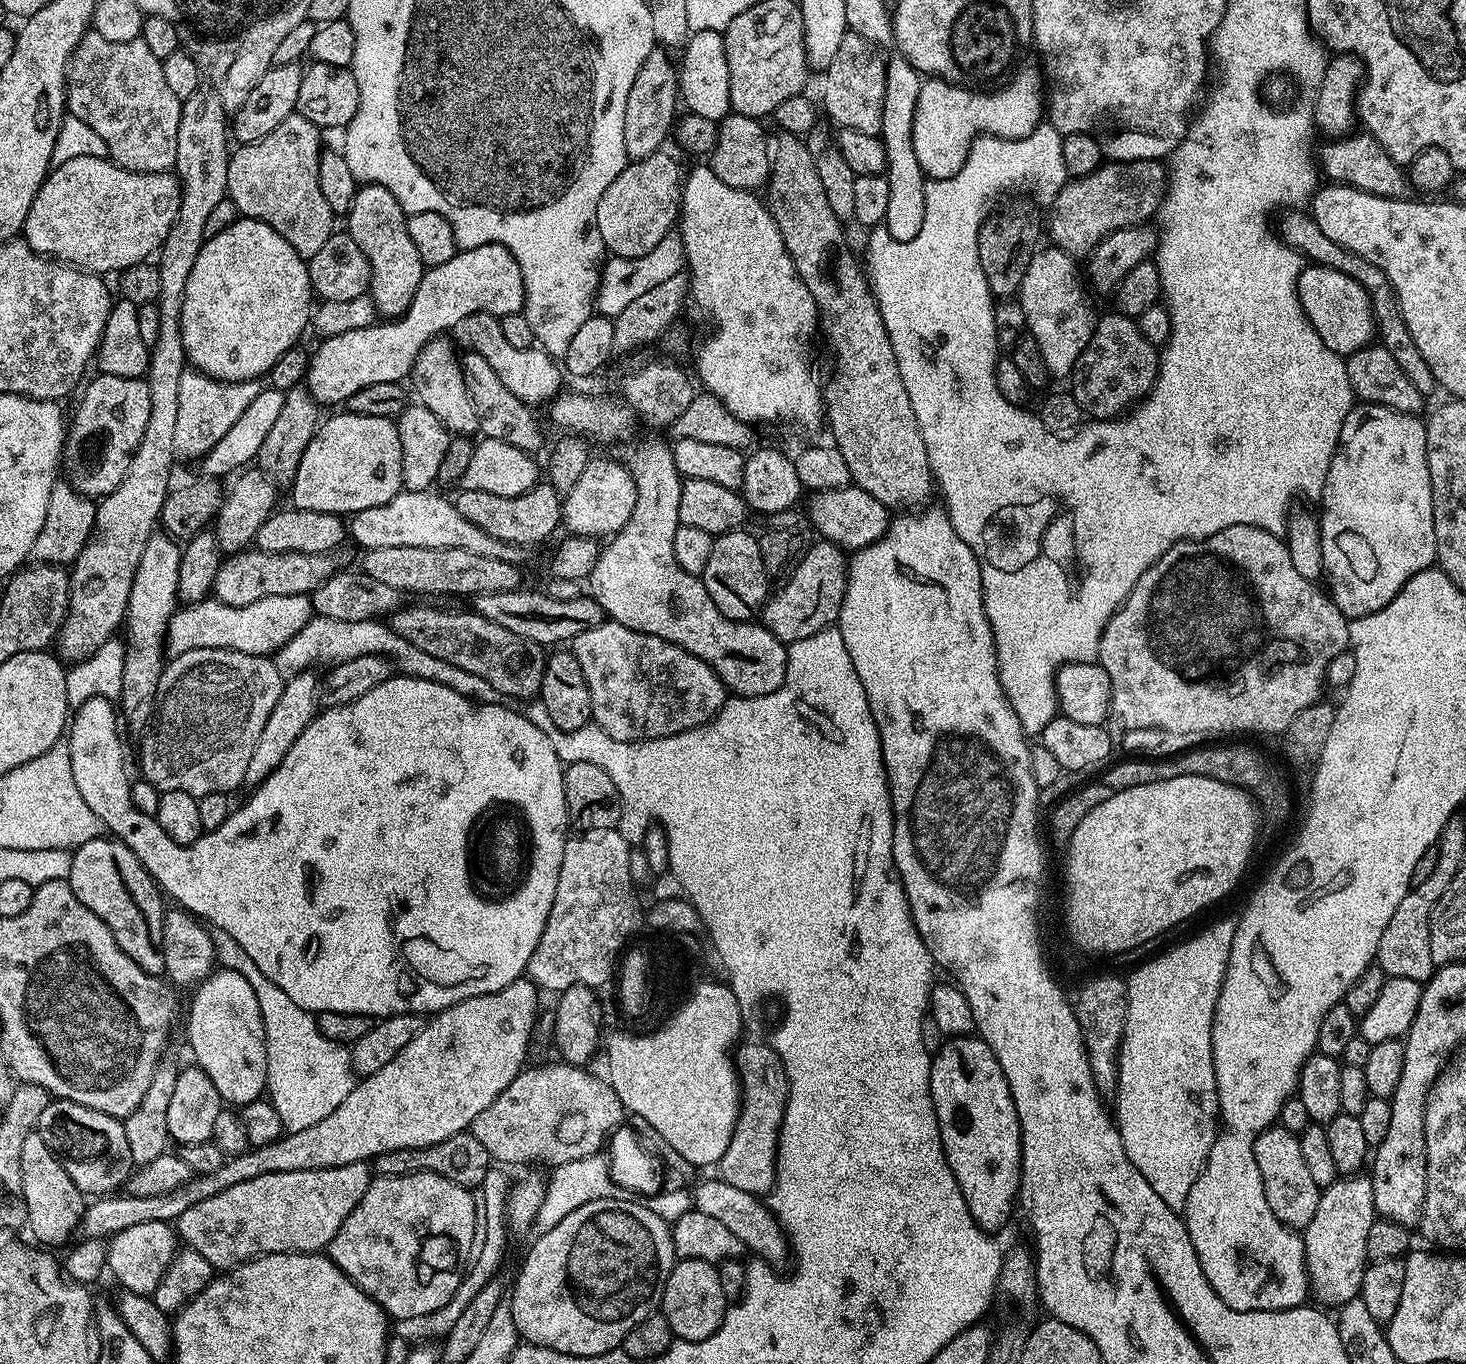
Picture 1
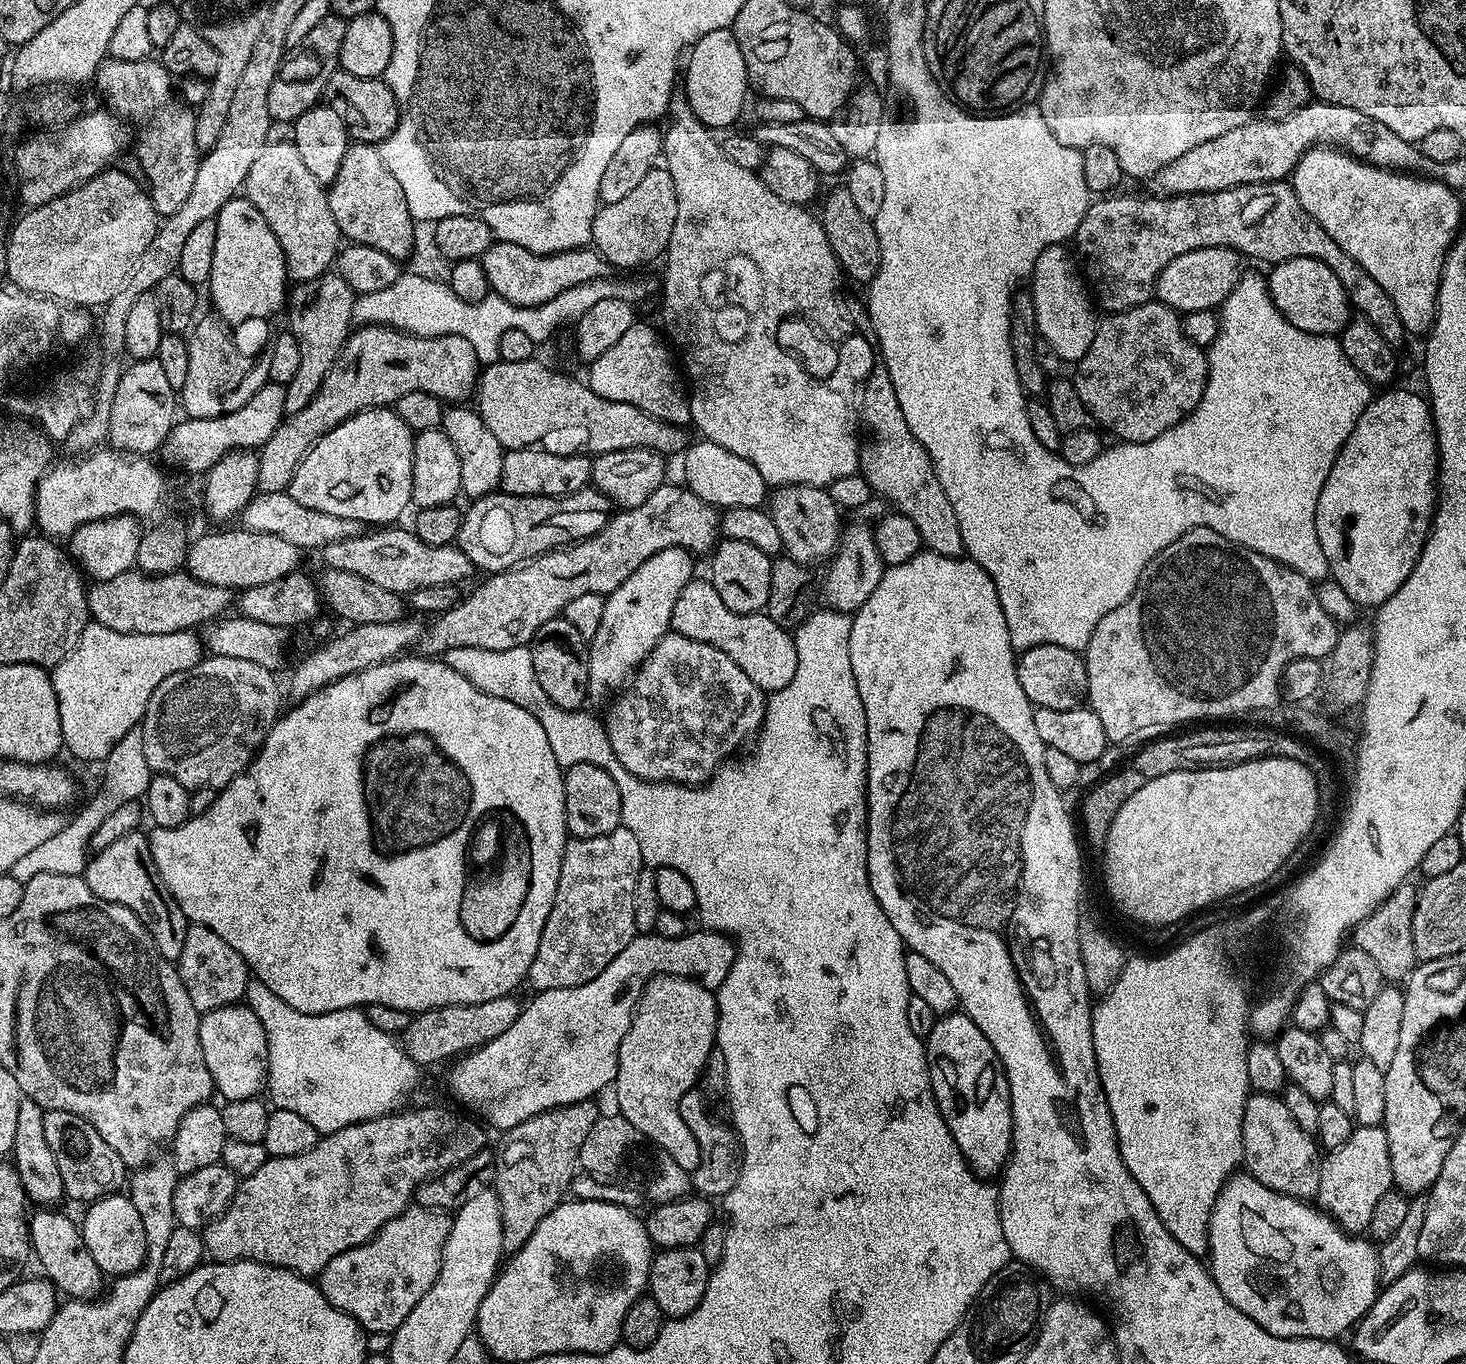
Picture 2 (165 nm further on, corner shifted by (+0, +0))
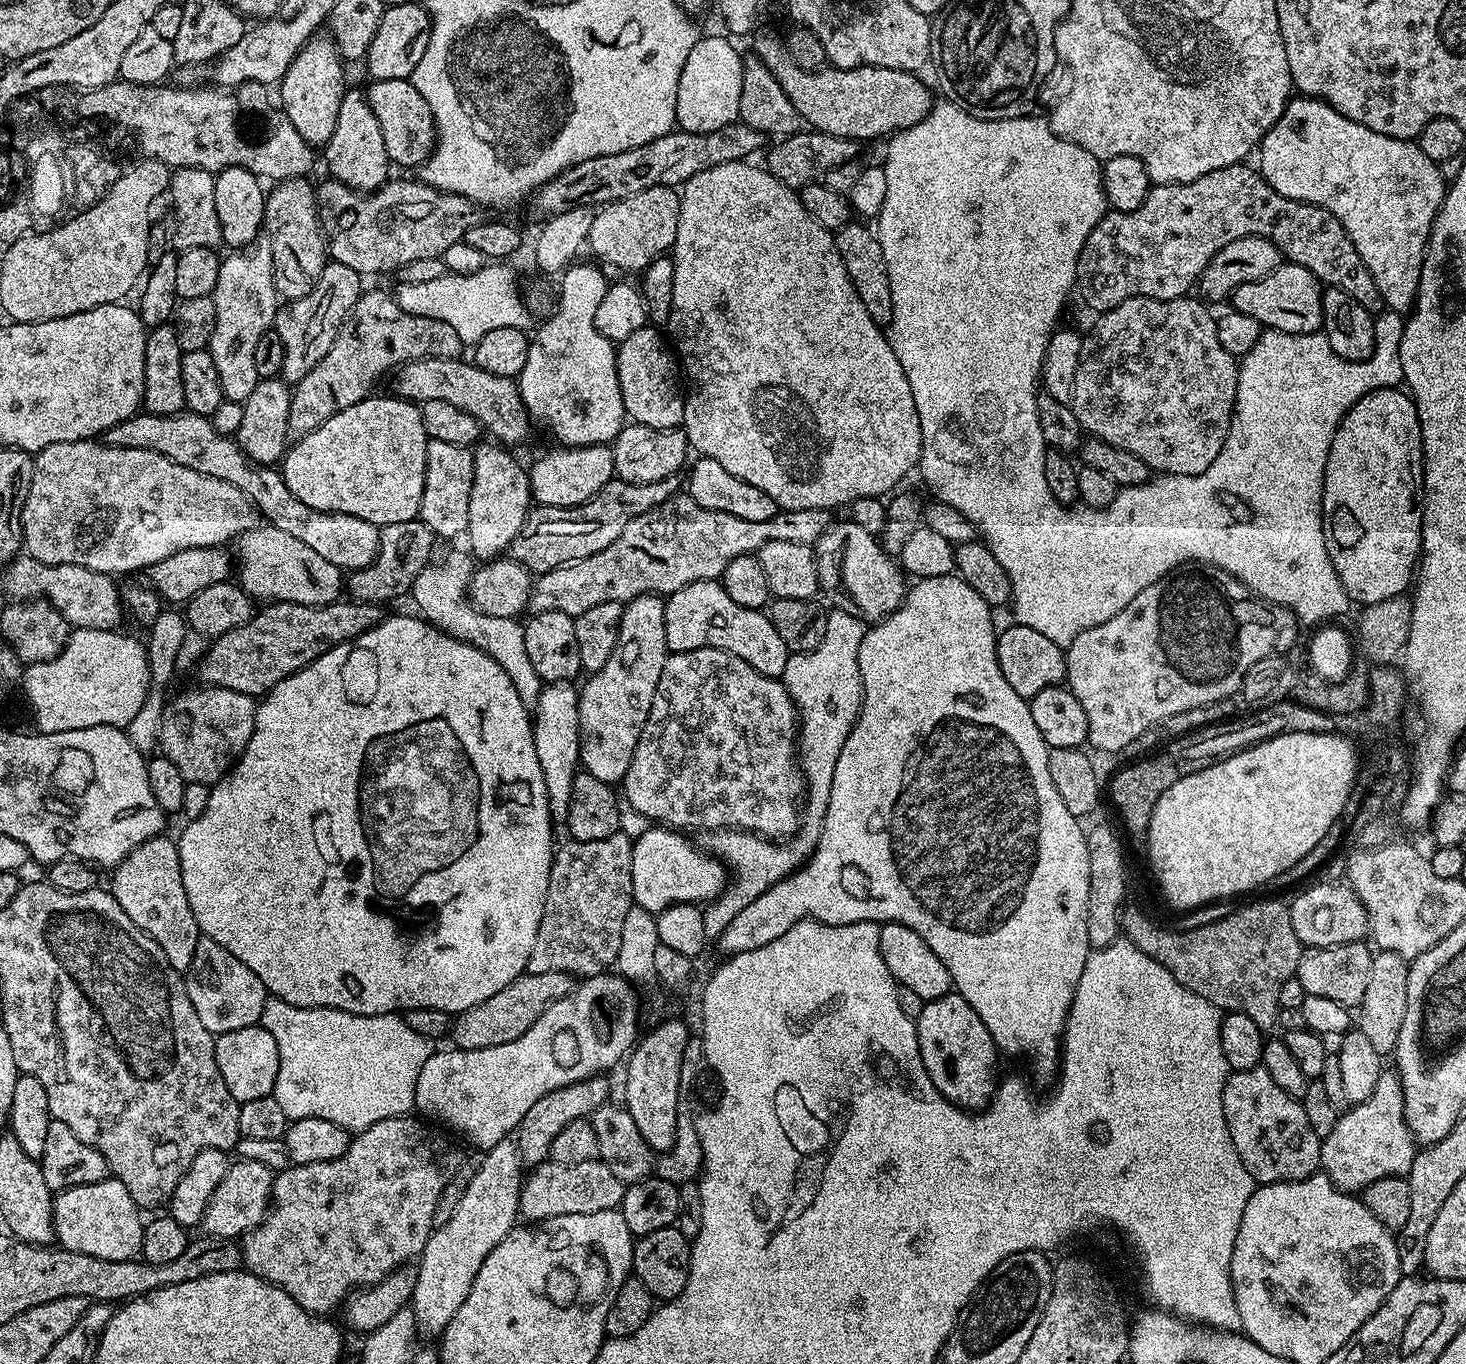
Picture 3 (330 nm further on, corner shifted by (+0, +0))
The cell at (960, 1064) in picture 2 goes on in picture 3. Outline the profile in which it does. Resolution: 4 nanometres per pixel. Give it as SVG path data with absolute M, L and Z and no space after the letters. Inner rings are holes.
M953 990L947 992L942 998L934 998L925 1003L922 1014L916 1021L916 1033L918 1034L918 1050L922 1054L922 1062L934 1082L934 1086L944 1097L965 1110L980 1110L992 1099L993 1092L998 1087L998 1075L992 1067L996 1064L998 1049L996 1043L990 1038L990 1030L974 1014L970 1002L962 998L959 992Z

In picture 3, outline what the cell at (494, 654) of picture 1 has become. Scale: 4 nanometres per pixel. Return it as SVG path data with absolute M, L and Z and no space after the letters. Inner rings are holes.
M271 526L246 530L234 541L238 583L260 602L290 602L298 606L326 606L337 603L346 588L345 573L334 562L326 562L306 542Z

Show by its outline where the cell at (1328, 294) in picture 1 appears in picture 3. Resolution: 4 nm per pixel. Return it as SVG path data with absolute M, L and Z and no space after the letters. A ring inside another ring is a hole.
M1284 262L1266 278L1258 282L1246 282L1234 289L1230 304L1235 311L1250 314L1250 318L1258 318L1265 329L1286 334L1310 334L1319 332L1324 327L1323 297L1320 280L1310 274L1306 266Z

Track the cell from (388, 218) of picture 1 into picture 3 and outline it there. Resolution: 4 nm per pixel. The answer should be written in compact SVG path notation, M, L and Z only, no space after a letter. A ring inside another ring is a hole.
M345 91L334 134L330 134L322 148L322 160L328 163L327 175L331 179L350 186L356 192L371 194L388 183L390 161L386 154L386 141L382 138L382 126L378 126L378 118L374 118L374 110L370 110L363 91Z

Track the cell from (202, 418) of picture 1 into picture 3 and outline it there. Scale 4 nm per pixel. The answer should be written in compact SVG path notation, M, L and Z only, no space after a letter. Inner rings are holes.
M266 234L257 236L251 244L246 244L239 250L229 251L227 254L229 256L225 255L220 261L218 282L211 295L216 317L214 318L214 334L210 338L206 351L214 358L214 366L218 368L218 382L222 382L222 394L225 401L243 402L261 379L254 366L254 350L258 350L258 338L262 338L262 334L269 332L276 322L278 293L272 277L274 254L270 246L270 238Z

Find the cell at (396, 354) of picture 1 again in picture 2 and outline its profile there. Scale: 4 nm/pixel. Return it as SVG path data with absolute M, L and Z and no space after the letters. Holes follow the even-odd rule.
M495 241L480 259L491 291L519 308L541 305L557 297L571 286L584 285L588 281L607 279L611 264L590 246L575 248L554 255L538 255L517 243Z

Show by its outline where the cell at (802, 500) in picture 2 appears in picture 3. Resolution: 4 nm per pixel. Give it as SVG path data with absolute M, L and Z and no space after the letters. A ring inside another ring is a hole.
M850 518L833 523L814 545L820 592L828 595L835 607L854 614L865 622L879 622L900 609L906 591L905 573L901 565L884 550L877 537Z

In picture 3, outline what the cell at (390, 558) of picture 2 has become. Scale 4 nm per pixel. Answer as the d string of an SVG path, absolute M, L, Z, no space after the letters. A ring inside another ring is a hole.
M187 410L182 412L175 412L173 416L154 416L151 414L137 414L131 416L129 420L123 420L118 422L114 426L110 426L106 431L102 433L103 443L109 444L110 446L118 446L119 448L133 448L134 450L154 450L158 454L162 454L166 458L170 458L174 462L178 462L182 466L190 466L190 470L198 470L198 474L210 474L210 478L222 478L222 482L230 482L230 486L238 486L238 490L242 490L242 494L246 494L248 499L252 501L256 506L256 511L261 517L264 516L271 527L282 530L285 534L291 534L293 538L298 538L301 542L306 542L306 546L311 546L320 557L326 558L326 562L334 562L334 566L338 566L341 570L355 570L358 568L368 568L374 562L374 558L380 553L380 528L377 525L366 522L362 518L354 518L350 514L342 514L341 512L323 512L322 510L314 510L310 506L306 506L306 502L302 502L298 498L294 498L294 494L286 486L283 475L275 467L272 466L261 466L254 463L250 457L247 456L243 450L240 449L239 444L236 443L235 439L231 435L223 436L218 429L212 425L213 421L207 416L199 416L193 412Z

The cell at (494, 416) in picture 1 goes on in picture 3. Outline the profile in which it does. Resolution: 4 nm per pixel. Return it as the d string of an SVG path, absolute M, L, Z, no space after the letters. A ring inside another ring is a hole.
M365 291L338 330L338 338L334 338L334 346L330 346L326 358L292 388L288 435L299 438L310 434L331 416L346 410L346 406L362 402L384 375L395 373L401 364L427 356L454 360L461 355L460 351L458 334L446 322L406 314L391 291Z

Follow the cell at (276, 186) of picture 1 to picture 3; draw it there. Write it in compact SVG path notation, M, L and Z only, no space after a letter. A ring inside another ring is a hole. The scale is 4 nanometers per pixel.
M307 179L282 180L264 198L263 231L270 238L274 254L274 282L285 301L297 300L318 282L326 263L326 237L320 227L320 210L316 206L315 187Z

